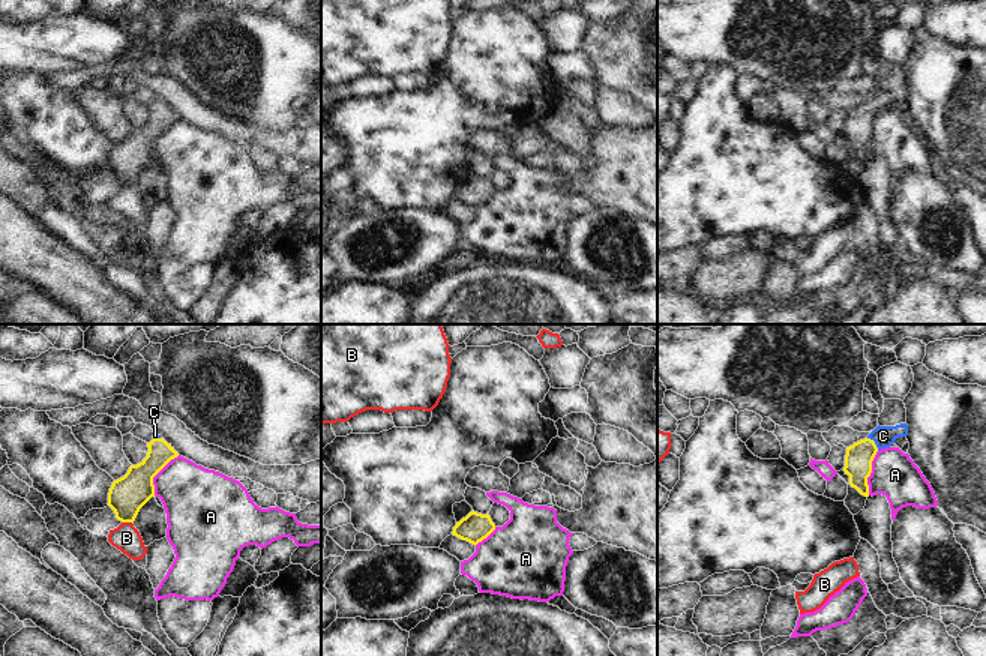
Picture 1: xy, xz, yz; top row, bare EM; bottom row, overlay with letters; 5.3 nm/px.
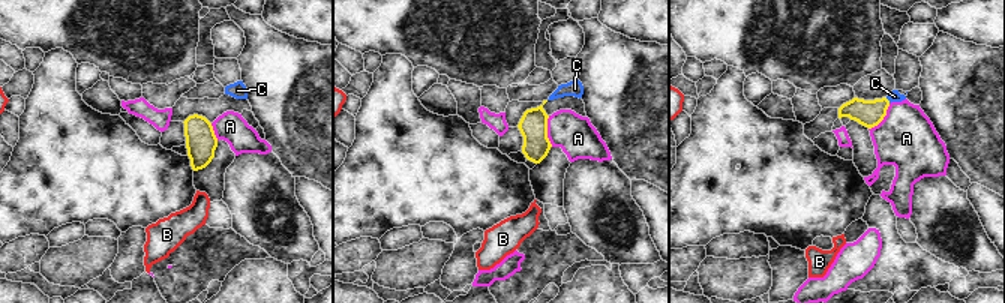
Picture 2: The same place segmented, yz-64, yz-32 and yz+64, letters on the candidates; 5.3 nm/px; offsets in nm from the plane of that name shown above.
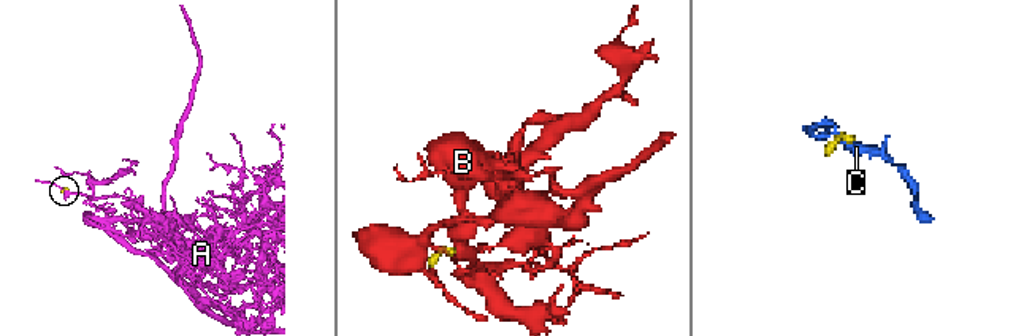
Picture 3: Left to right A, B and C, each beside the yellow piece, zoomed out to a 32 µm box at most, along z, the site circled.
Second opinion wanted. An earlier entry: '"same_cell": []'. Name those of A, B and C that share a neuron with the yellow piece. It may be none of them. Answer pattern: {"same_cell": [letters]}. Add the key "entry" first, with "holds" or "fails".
{"entry": "fails", "same_cell": ["C"]}

